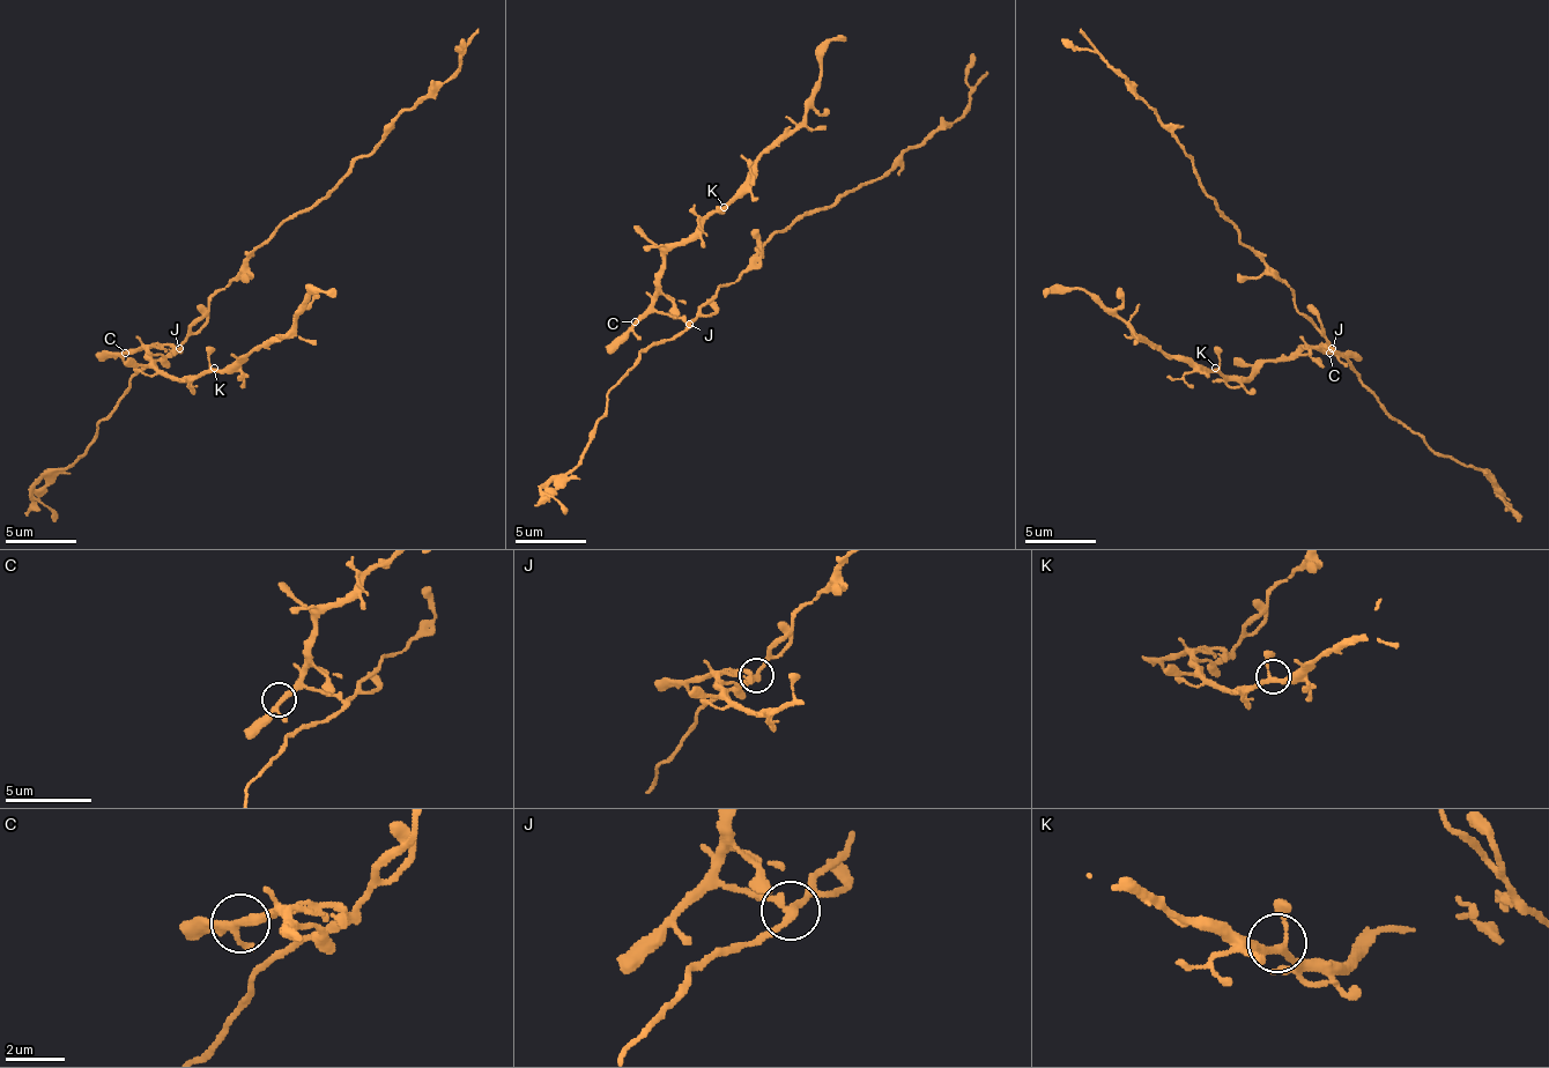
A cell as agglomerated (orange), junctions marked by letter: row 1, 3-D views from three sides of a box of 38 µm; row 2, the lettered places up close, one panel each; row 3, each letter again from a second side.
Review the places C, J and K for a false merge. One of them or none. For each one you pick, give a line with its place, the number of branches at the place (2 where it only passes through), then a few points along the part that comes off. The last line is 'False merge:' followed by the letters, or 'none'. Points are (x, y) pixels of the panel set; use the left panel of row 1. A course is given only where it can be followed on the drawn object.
J: (179, 348) | 3 | (178, 349), (217, 293), (267, 239), (327, 193), (402, 115), (449, 82), (462, 39)
False merge: J

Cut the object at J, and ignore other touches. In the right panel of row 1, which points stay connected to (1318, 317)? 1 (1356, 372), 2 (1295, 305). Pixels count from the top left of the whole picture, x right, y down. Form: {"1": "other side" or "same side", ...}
{"1": "same side", "2": "same side"}

